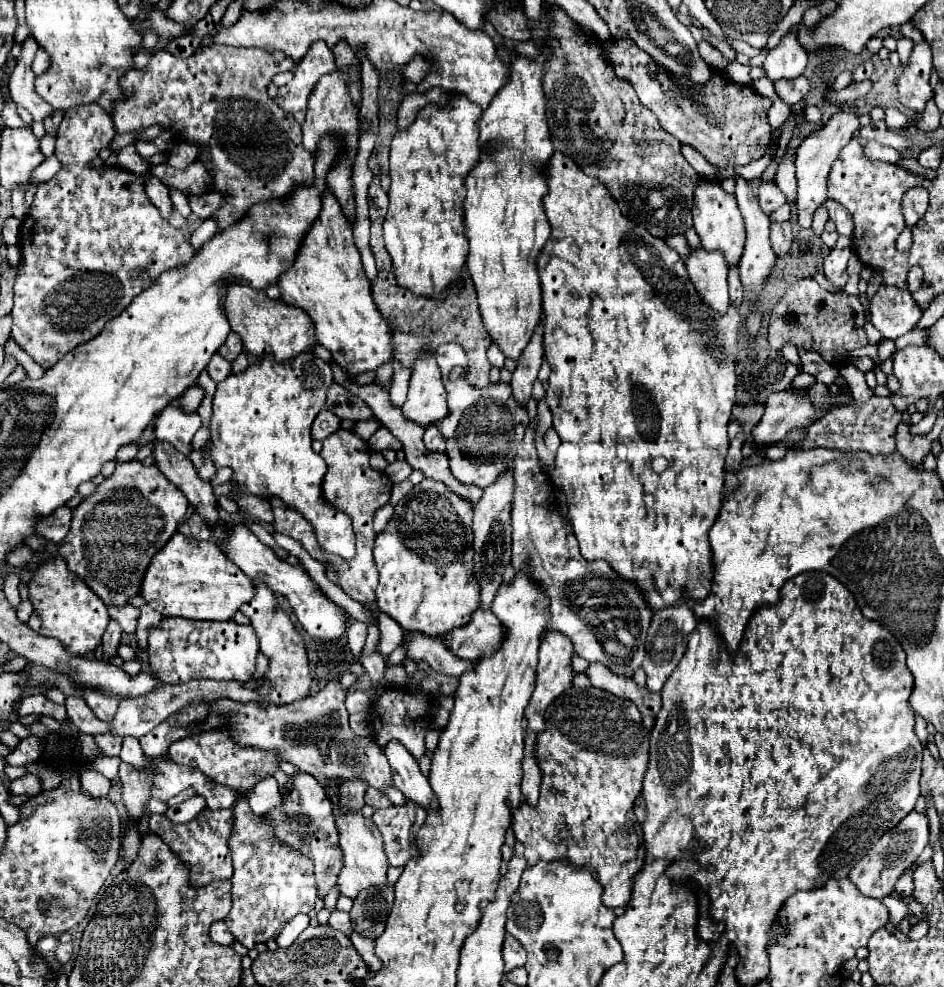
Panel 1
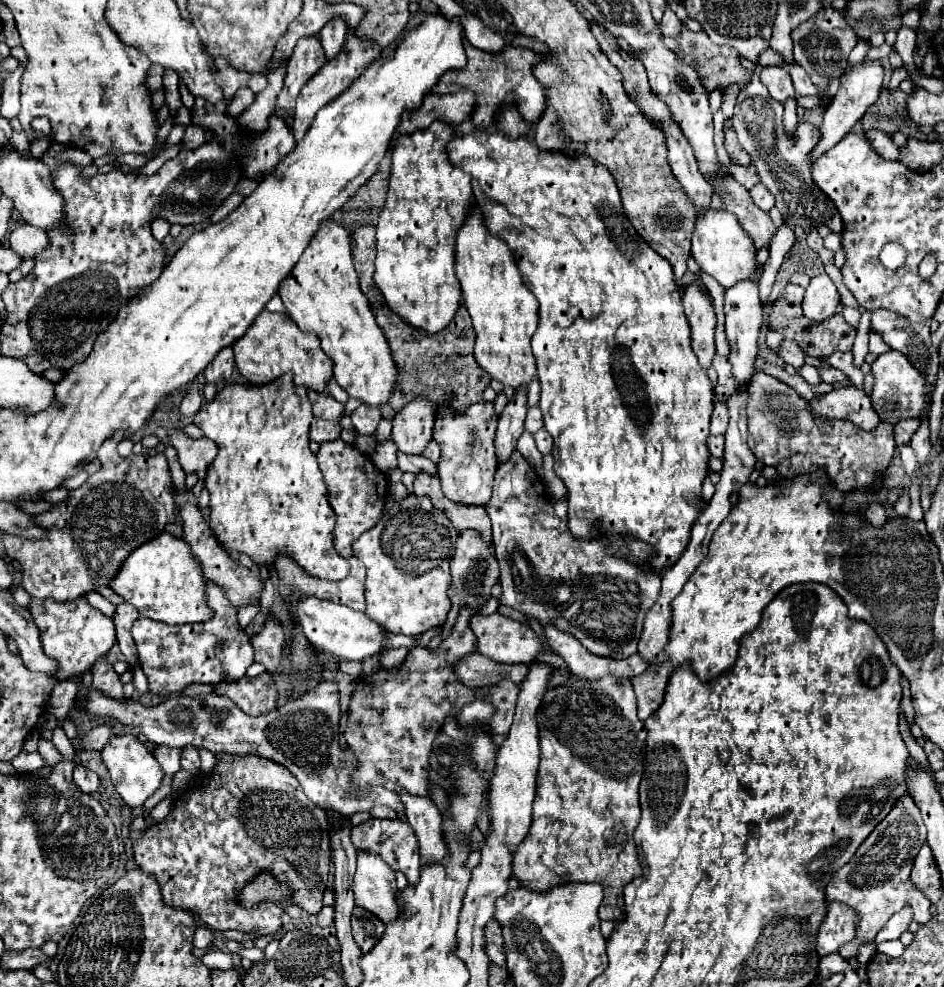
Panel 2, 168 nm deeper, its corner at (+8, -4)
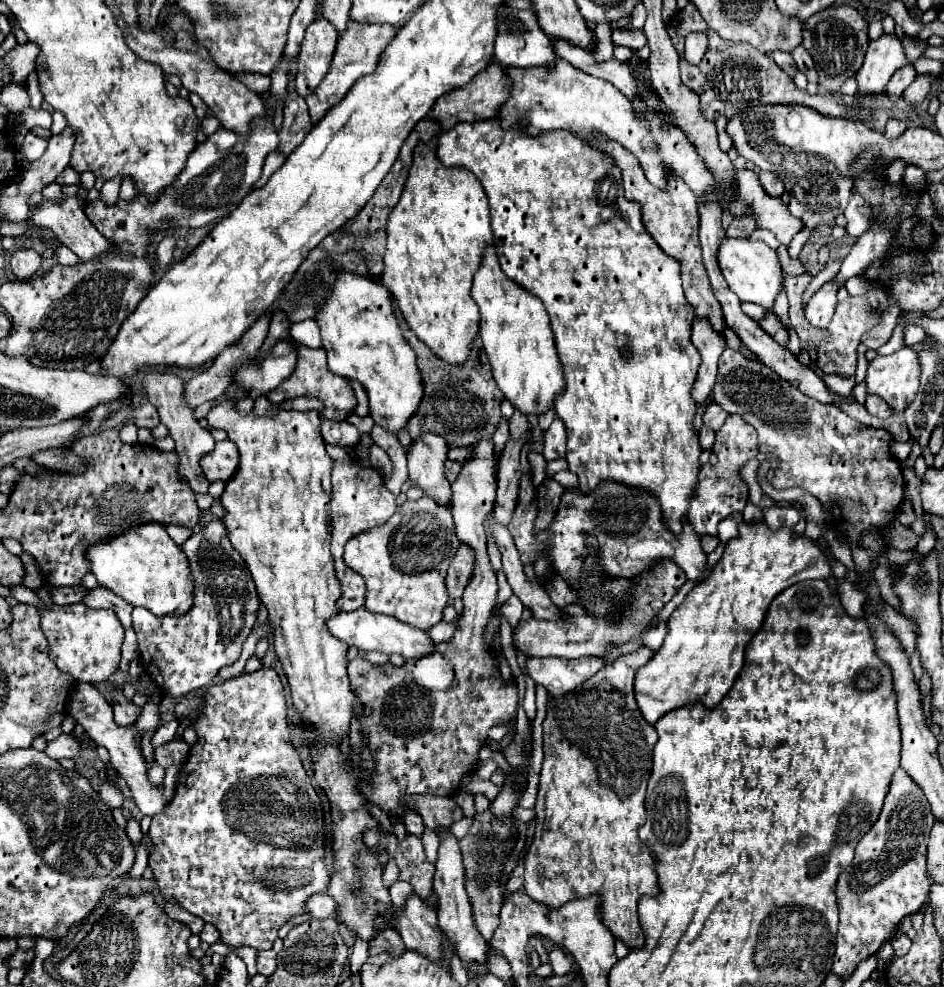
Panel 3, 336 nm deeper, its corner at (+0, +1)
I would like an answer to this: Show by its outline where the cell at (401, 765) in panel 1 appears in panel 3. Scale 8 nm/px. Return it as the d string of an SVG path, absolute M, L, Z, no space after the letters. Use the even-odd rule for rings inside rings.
M437 830L437 834L439 834L439 852L437 852L437 862L435 862L433 892L437 894L439 926L451 940L455 940L457 956L463 962L477 960L477 962L485 964L487 942L477 932L475 922L473 922L471 904L469 904L469 896L467 896L467 890L465 890L465 868L463 868L463 854L461 854L461 848L459 848L459 840L449 830Z

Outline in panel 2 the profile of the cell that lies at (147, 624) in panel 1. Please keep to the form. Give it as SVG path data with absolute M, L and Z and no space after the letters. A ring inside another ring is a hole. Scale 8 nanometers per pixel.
M119 603L115 605L115 615L113 615L113 621L115 621L115 631L117 631L117 643L119 643L119 649L121 653L125 655L125 661L133 667L137 663L137 657L135 657L135 643L133 643L133 637L131 637L131 625L137 617L137 609L127 605L127 603Z

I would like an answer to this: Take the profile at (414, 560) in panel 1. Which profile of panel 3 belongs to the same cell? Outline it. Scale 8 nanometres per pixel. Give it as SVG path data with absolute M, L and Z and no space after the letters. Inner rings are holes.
M431 498L407 500L387 524L353 536L345 546L345 562L367 582L367 610L395 616L419 630L429 630L443 618L449 600L445 576L459 544L449 508L435 506Z

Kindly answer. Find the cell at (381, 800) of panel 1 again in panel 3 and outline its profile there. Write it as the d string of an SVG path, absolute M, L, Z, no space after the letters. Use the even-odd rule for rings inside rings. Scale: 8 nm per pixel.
M407 812L407 820L403 820L403 826L405 826L405 830L409 834L415 834L415 836L421 838L421 834L423 834L423 820L421 820L419 814Z

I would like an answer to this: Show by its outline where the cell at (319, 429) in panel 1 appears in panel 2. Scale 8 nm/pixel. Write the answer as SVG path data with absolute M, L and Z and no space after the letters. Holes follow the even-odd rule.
M313 419L311 423L311 441L325 443L335 441L341 435L341 425L337 421L325 421L325 419Z

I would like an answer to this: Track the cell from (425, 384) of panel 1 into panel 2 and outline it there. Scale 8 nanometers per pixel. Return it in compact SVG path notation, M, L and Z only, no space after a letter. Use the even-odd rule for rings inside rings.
M423 401L407 405L403 413L393 417L393 441L397 449L407 455L421 455L433 439L433 423L431 405L423 405Z

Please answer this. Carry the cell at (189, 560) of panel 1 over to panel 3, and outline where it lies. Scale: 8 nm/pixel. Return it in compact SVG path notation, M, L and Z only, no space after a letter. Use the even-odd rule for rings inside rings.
M151 522L141 528L131 528L109 542L99 542L87 550L87 560L101 586L133 606L147 608L155 616L183 616L195 602L187 556L183 556L181 548L169 538L161 524Z

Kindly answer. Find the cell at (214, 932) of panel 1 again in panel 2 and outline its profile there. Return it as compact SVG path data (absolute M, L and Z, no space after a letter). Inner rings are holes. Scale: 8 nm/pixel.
M199 927L199 929L195 931L193 945L199 947L199 949L205 949L205 947L211 945L211 943L213 943L213 931L209 931L209 929L205 929L205 927Z

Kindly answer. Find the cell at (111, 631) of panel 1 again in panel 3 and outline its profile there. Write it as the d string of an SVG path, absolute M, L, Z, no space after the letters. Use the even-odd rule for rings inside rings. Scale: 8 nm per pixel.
M113 688L111 690L111 700L113 700L113 710L115 710L115 722L119 726L129 726L137 720L137 716L141 714L141 708L135 706L129 698L125 698L123 690Z

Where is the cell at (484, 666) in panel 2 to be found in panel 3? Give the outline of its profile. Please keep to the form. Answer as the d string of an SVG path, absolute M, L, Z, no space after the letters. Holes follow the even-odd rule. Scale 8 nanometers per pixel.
M595 656L566 659L560 657L527 658L527 674L547 688L551 696L561 696L575 686L583 684L597 670L603 668L603 662Z

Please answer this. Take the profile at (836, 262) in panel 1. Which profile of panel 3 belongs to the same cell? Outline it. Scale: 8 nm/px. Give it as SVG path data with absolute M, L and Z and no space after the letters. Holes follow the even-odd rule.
M829 280L811 296L811 300L805 306L805 318L809 320L809 324L817 328L827 328L835 312L835 306L837 306L839 288L841 288L839 282Z

